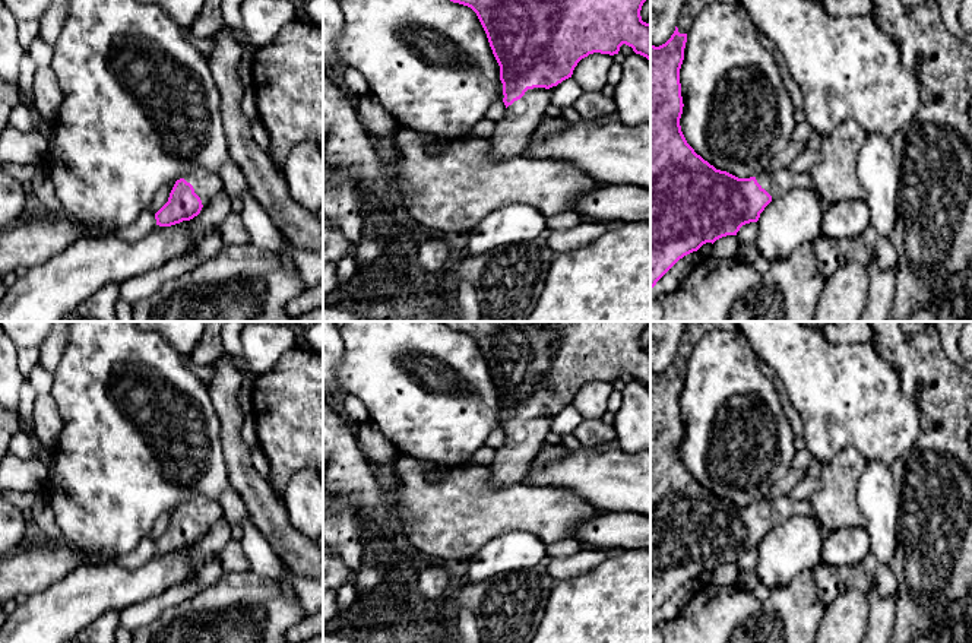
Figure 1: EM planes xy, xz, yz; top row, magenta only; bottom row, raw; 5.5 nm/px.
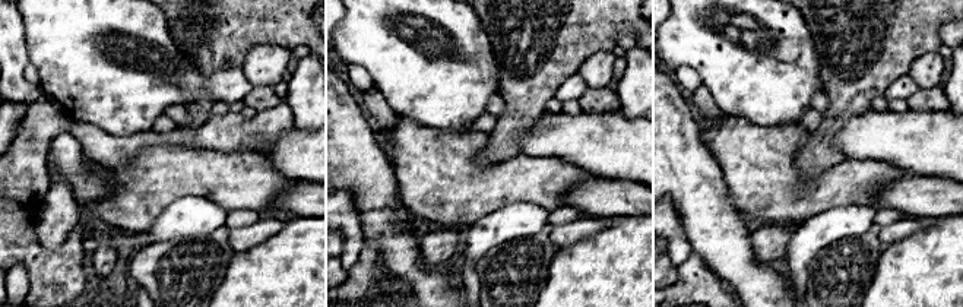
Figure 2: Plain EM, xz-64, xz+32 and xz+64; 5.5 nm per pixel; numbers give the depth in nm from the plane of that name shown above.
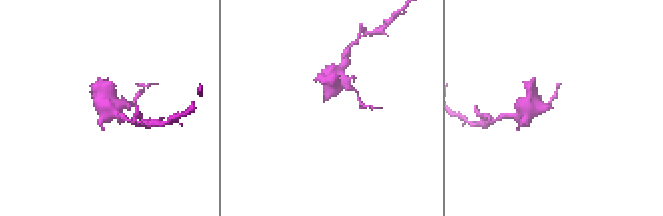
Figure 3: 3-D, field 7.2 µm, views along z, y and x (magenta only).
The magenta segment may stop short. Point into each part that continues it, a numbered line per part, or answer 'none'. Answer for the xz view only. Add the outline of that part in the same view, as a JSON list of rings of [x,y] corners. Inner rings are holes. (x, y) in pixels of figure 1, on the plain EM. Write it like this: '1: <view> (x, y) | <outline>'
1: xz (512, 461) | [[[528,416],[525,422],[506,435],[488,466],[491,487],[509,487],[522,482],[532,460],[545,446],[550,433],[550,418]]]

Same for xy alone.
1: xy (206, 512) | [[[206,497],[194,498],[183,506],[193,513],[194,520],[200,525],[203,533],[224,516],[222,507]]]

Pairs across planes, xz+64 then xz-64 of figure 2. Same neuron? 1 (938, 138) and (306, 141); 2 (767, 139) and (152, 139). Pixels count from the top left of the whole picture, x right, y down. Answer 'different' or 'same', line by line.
1: same
2: different

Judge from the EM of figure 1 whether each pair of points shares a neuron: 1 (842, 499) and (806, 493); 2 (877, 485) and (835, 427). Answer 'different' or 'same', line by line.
1: different
2: different

